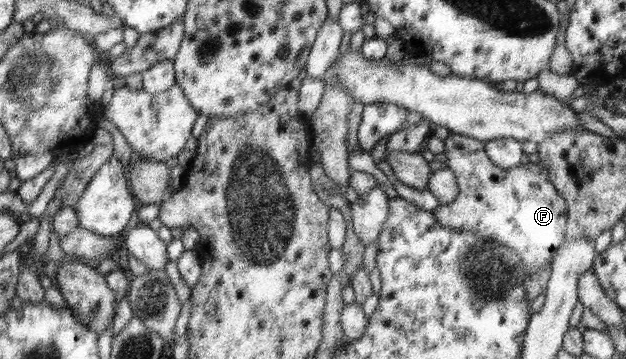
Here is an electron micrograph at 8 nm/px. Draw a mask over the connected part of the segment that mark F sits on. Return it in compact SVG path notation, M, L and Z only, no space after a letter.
M451 133L445 140L447 165L456 176L459 185L457 198L448 205L439 205L434 211L436 220L447 228L468 230L483 238L490 238L500 246L513 249L523 259L524 269L529 277L535 277L545 265L550 265L557 249L566 240L567 202L562 194L552 185L548 170L539 163L521 164L512 169L500 169L488 157L485 142L478 141L464 134Z

